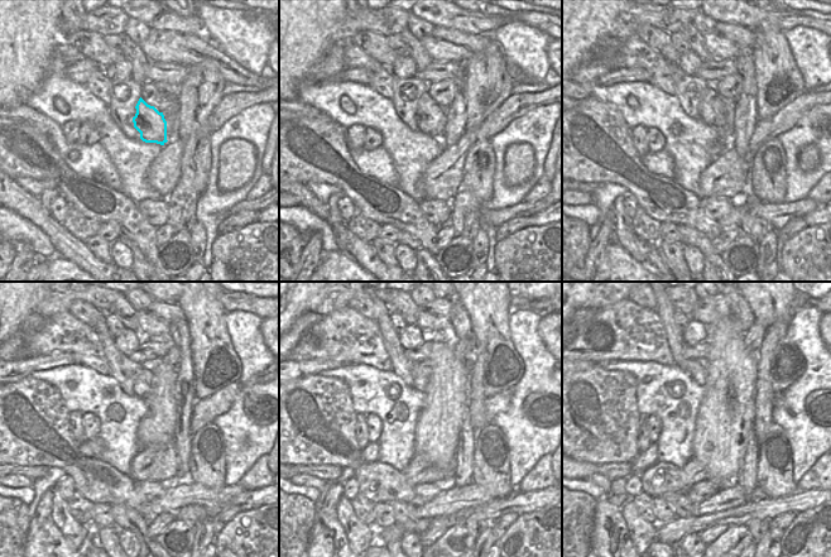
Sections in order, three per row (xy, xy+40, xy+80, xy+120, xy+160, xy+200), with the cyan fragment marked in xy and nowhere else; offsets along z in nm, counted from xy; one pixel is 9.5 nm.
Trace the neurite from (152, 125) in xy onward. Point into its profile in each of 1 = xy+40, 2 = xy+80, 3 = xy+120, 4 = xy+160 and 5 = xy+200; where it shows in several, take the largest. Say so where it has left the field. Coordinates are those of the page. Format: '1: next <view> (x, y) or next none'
1: next xy+40 (432, 118)
2: next xy+80 (712, 110)
3: next xy+120 (144, 383)
4: next xy+160 (422, 371)
5: next xy+200 (699, 368)

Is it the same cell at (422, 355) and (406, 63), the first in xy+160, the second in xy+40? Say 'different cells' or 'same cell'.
different cells

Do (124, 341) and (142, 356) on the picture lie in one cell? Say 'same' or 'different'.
different

